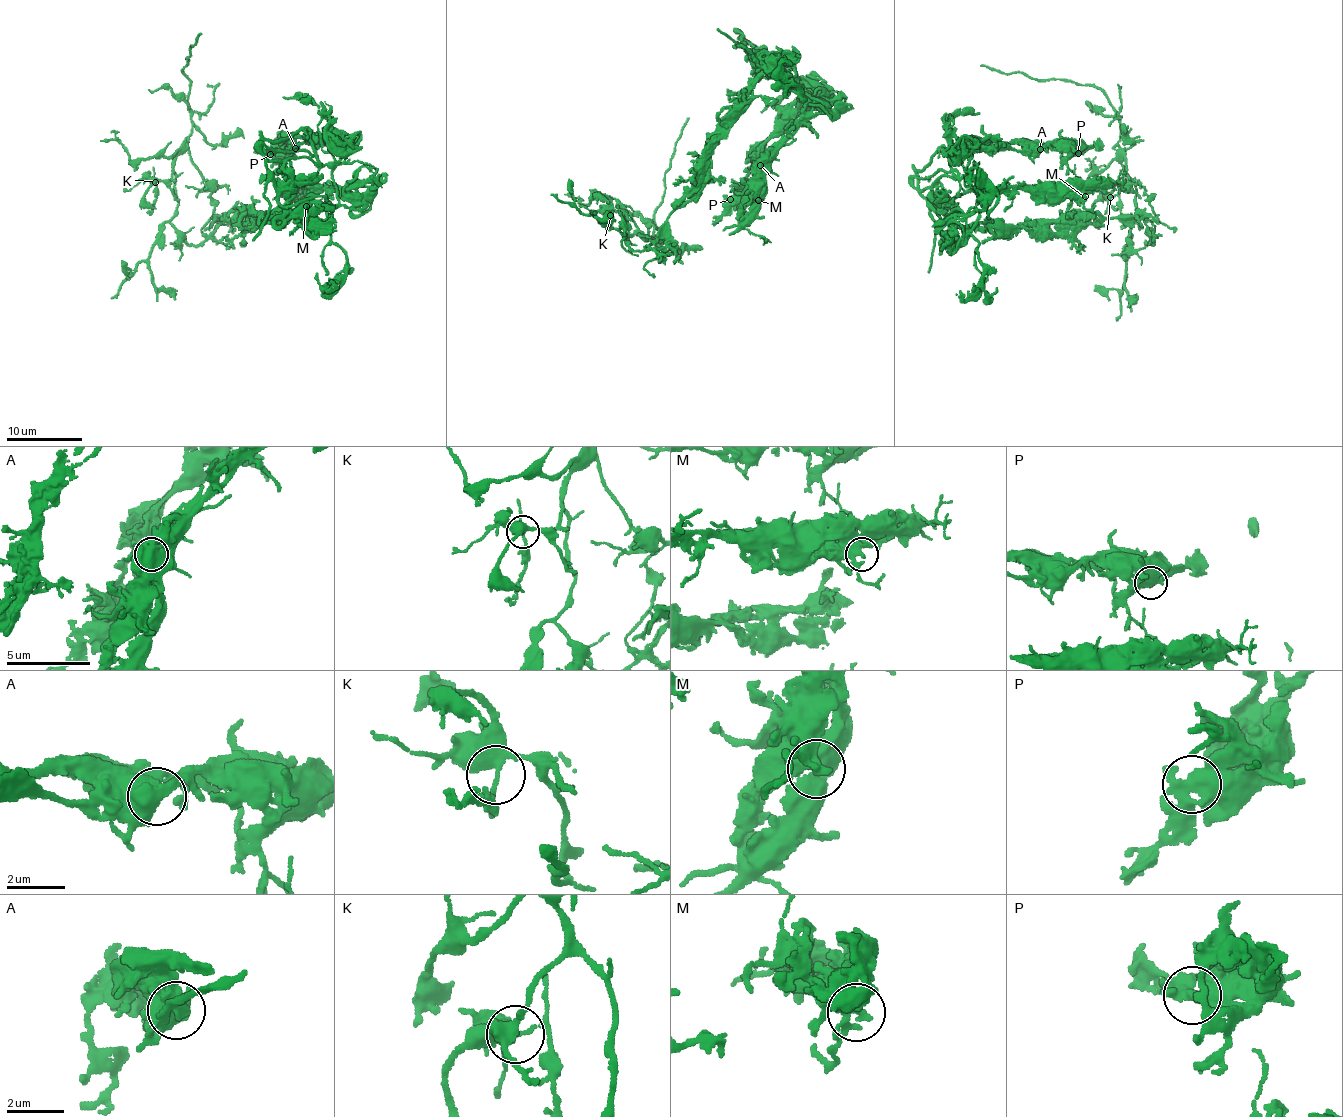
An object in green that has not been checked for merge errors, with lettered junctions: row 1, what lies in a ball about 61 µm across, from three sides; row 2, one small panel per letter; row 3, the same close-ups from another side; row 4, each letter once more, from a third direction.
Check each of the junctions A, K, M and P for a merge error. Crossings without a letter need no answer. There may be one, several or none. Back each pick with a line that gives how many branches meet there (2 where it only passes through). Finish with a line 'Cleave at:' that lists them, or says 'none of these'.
Cleave at: none of these

